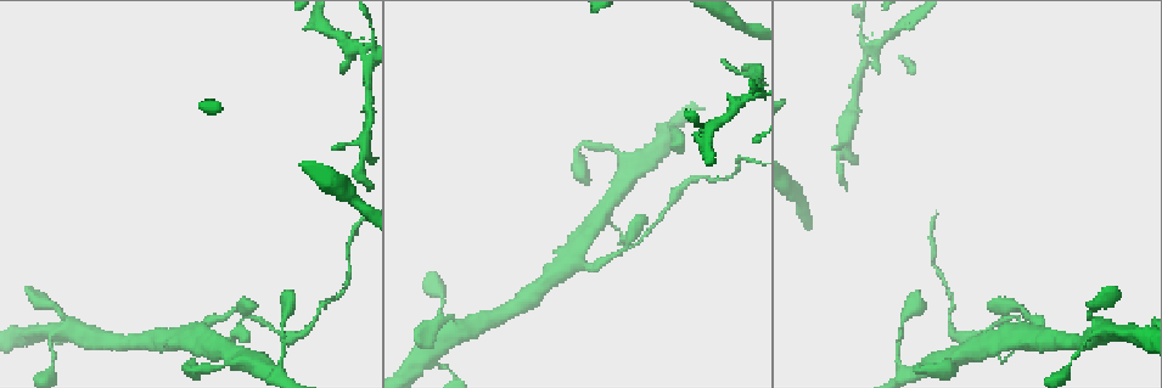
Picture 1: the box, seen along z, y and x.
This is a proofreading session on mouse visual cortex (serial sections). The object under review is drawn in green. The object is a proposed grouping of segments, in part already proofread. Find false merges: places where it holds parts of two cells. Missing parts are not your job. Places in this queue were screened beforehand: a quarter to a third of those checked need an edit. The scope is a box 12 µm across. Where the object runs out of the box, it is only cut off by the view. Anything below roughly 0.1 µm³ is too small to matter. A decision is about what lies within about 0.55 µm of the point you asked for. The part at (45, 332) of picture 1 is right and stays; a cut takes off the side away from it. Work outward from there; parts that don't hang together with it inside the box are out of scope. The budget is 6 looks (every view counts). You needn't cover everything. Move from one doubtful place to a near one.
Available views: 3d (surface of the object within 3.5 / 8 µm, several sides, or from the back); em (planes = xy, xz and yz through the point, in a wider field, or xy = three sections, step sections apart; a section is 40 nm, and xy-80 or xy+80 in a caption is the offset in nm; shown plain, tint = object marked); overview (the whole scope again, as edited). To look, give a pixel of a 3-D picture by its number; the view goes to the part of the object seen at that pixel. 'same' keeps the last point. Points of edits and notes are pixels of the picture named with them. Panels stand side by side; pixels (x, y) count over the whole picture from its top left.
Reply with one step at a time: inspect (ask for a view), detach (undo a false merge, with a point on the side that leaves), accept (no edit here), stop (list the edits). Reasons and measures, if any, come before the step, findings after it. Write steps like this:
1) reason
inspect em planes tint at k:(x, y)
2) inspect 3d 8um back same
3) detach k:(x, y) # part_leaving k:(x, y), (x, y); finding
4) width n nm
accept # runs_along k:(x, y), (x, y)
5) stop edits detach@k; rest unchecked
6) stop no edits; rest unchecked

calibre changes
inspect 3d 3.5um at 1:(71, 322)

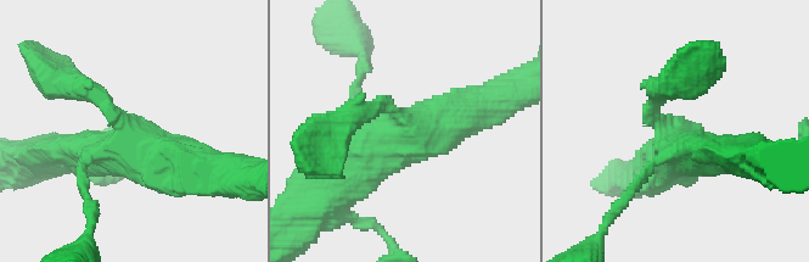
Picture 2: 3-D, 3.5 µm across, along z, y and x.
arms 4; arm_widths 150, 200, 500, 500 nm; now the EM
inspect em xy step 1 tint at 2:(126, 133)

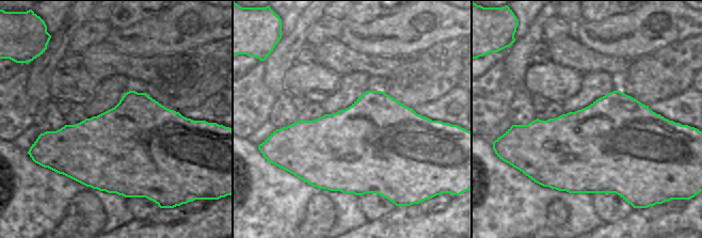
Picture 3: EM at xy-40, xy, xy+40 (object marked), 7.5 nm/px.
accept # runs_along 2:(348, 177), (393, 137), (471, 106); one cell here

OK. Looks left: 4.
three-way junction
inspect 3d 3.5um at 1:(605, 220)

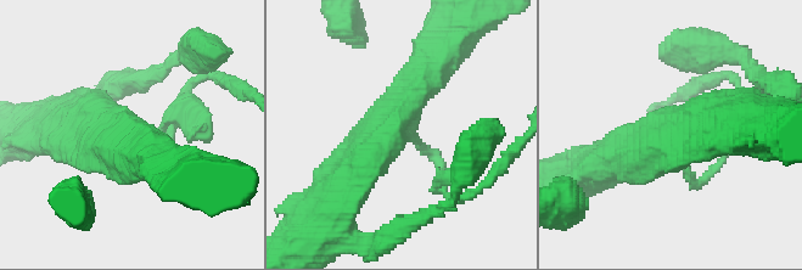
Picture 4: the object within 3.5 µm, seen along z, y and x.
now the EM
inspect em planes tint at 4:(404, 134)

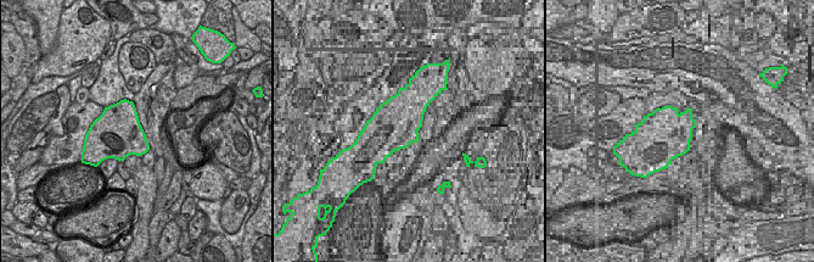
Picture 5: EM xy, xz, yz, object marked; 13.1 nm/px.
accept # runs_along 4:(337, 190), (431, 69); all the same cell

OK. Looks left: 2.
stop no edits; rest unchecked

